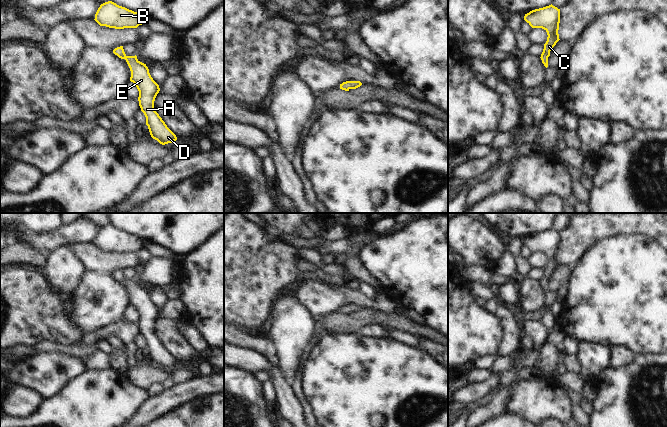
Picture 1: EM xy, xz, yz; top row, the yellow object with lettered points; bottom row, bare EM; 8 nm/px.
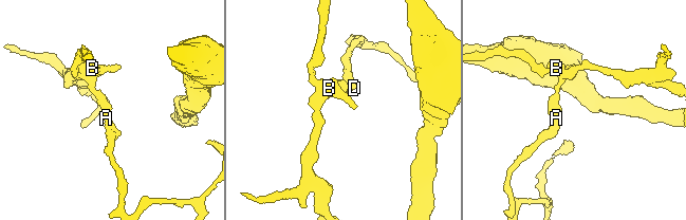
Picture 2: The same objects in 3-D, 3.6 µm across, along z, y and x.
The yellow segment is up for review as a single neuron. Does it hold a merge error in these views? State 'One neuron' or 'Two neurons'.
One neuron.

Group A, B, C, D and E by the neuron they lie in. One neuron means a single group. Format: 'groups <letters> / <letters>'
groups A B C D E

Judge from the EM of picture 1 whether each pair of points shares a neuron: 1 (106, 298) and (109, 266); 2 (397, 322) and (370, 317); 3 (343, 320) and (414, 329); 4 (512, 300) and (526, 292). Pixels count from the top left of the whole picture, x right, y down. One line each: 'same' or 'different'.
1: different
2: same
3: same
4: different

